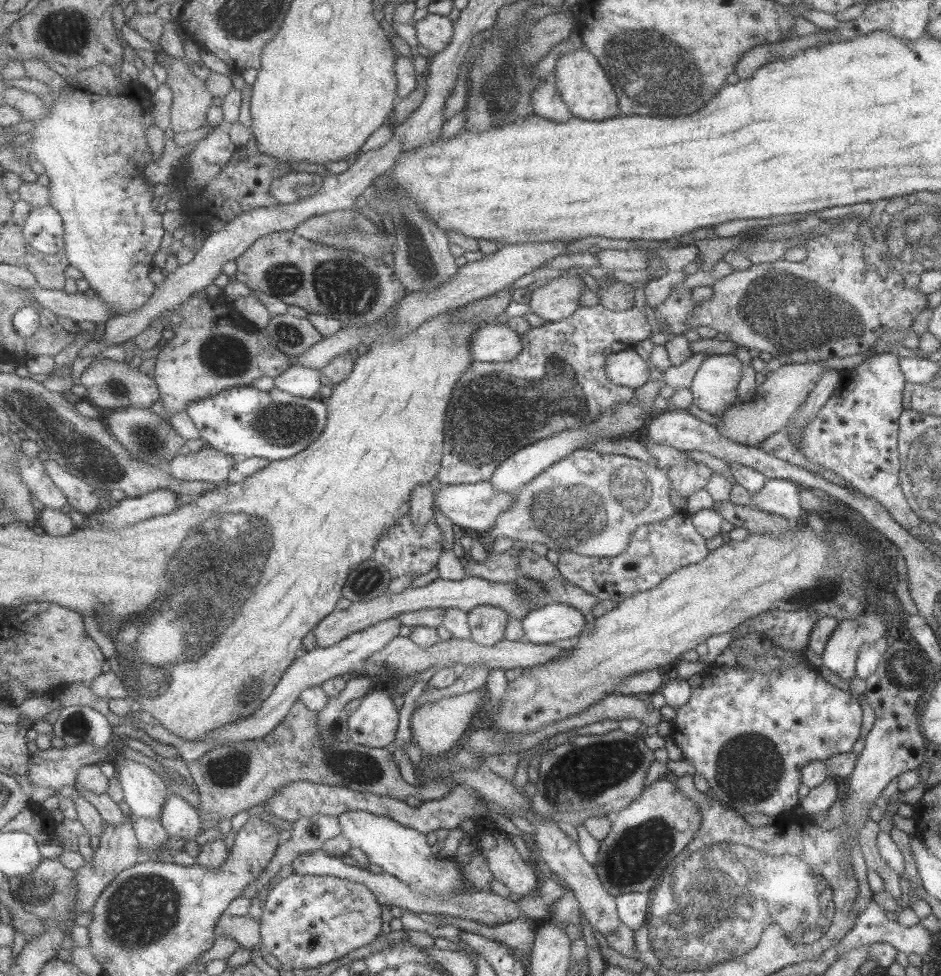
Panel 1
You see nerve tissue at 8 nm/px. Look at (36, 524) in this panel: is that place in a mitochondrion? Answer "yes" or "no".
no

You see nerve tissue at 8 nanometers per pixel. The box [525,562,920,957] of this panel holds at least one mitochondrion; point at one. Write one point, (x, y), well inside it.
(587, 773)

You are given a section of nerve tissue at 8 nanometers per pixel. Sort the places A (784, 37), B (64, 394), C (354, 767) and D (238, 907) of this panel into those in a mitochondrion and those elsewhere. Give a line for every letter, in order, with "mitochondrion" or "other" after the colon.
A: other
B: other
C: mitochondrion
D: other

